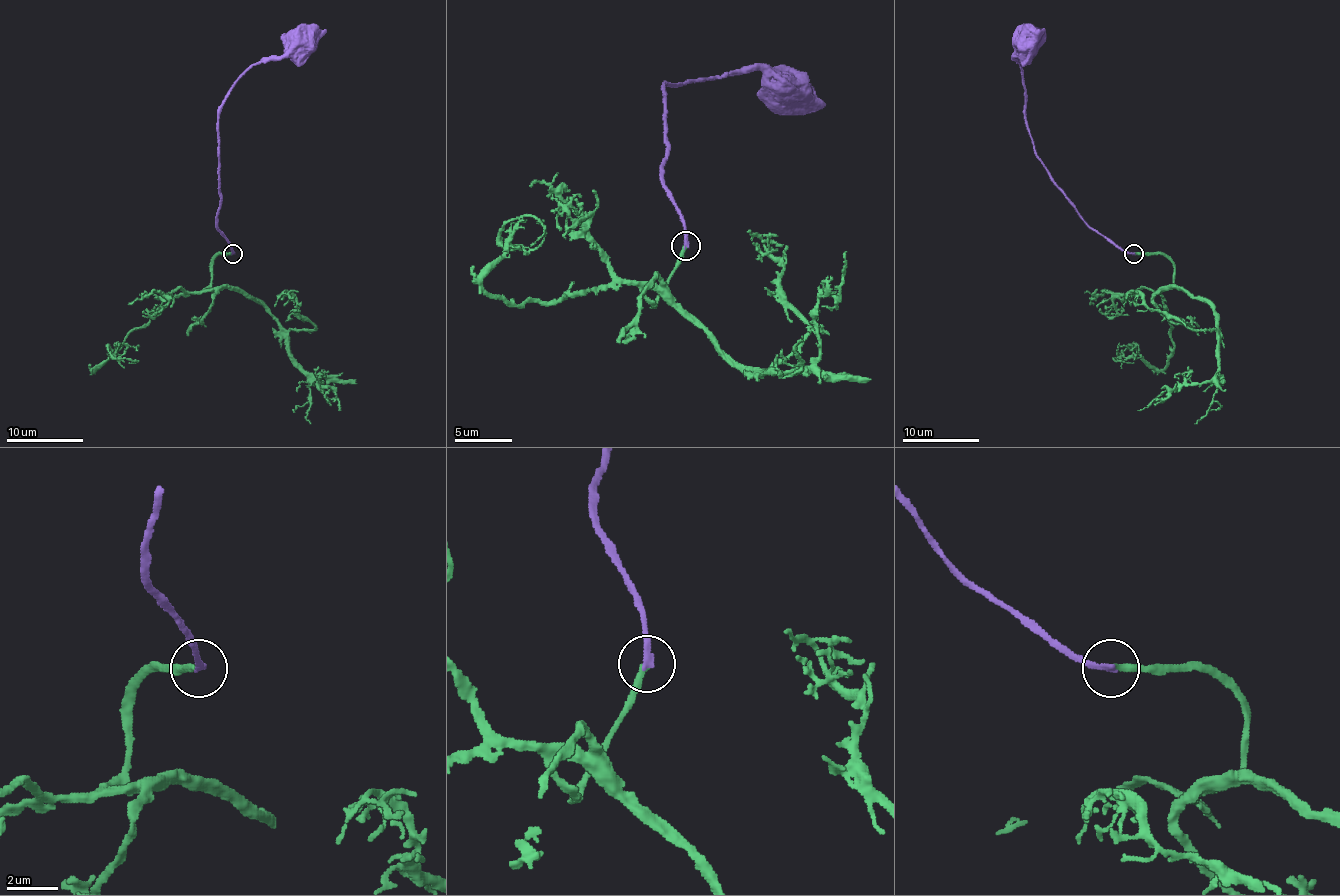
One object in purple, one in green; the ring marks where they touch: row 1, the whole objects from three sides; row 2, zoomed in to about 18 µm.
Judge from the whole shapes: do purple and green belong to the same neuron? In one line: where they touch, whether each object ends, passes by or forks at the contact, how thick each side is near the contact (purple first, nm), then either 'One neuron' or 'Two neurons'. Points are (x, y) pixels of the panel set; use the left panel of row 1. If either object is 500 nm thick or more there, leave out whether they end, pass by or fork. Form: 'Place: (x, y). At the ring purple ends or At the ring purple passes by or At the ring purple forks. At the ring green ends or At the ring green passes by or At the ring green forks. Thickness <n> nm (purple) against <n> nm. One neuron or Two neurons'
Place: (233, 253). At the ring purple ends. At the ring green ends. Thickness 240 nm (purple) against 280 nm. Two neurons

